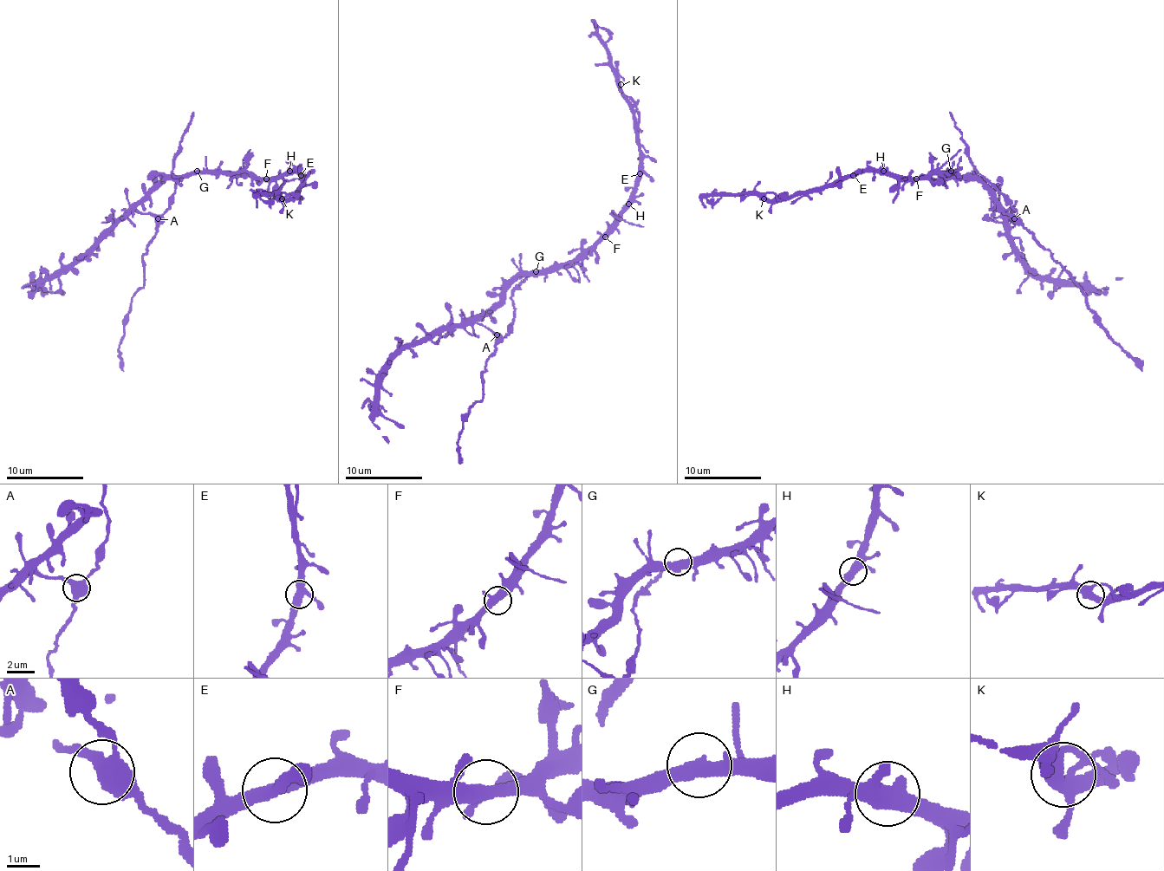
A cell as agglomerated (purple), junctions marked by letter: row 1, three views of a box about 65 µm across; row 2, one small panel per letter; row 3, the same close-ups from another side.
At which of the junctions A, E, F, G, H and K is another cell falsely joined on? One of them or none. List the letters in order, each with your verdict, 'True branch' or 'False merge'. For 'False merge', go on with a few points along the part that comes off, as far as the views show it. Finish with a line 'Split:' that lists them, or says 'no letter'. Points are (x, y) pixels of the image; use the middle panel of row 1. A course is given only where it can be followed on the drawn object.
A: False merge. Course of the part to remove: (497, 334), (496, 350), (482, 373), (482, 399), (466, 413), (457, 443), (463, 462)
E: True branch
F: True branch
G: True branch
H: True branch
K: True branch
Split: A

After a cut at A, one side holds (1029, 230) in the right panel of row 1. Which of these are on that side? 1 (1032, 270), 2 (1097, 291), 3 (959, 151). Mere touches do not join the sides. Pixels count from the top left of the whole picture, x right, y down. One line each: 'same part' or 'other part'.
1: other part
2: other part
3: other part

